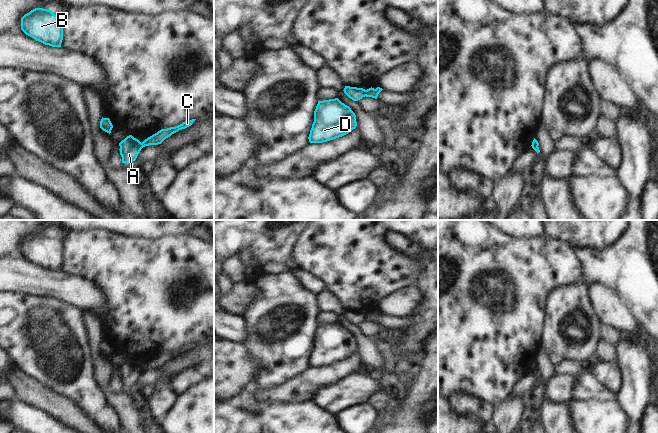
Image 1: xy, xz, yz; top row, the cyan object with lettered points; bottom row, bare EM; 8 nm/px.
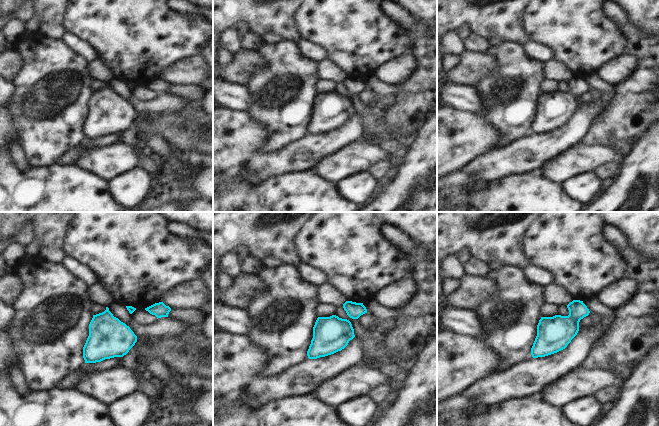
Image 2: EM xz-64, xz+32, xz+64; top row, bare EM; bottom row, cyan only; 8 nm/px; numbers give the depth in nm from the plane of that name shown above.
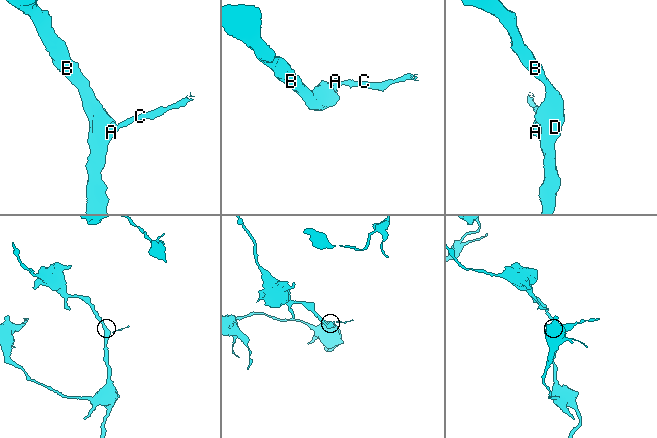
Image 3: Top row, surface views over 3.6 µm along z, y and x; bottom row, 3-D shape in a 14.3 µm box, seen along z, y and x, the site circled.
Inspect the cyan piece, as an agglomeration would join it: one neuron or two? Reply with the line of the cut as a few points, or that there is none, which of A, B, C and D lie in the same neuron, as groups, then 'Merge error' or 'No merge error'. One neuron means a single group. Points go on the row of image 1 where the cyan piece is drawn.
Split along xz (366, 90), (364, 95). Groups: A B D / C. Merge error.

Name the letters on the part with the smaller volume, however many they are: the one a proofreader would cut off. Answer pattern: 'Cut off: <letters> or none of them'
Cut off: C

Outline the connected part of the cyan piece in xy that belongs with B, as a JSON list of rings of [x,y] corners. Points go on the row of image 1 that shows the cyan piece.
[[[35,8],[21,18],[21,30],[36,41],[52,47],[61,47],[63,20],[52,10]]]

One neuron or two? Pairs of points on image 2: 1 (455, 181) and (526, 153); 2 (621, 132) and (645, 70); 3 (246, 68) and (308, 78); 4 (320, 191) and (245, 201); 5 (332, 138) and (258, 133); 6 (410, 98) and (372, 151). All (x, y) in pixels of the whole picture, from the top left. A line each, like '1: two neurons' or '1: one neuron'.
1: one neuron
2: one neuron
3: two neurons
4: one neuron
5: two neurons
6: two neurons

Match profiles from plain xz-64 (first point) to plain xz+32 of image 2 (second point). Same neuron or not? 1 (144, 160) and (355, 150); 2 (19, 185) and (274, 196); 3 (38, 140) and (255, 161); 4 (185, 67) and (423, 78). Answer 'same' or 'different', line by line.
1: different
2: same
3: different
4: different

